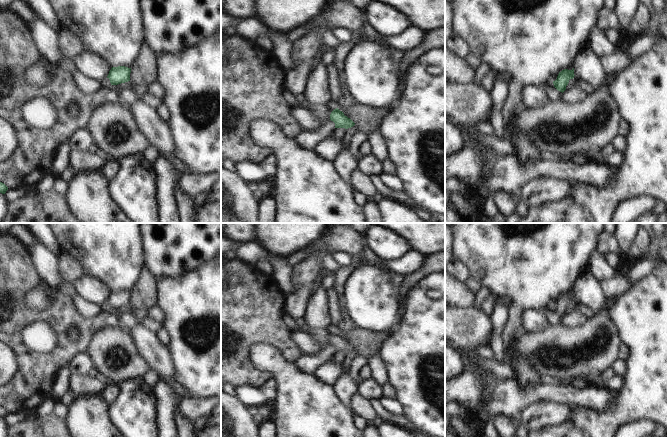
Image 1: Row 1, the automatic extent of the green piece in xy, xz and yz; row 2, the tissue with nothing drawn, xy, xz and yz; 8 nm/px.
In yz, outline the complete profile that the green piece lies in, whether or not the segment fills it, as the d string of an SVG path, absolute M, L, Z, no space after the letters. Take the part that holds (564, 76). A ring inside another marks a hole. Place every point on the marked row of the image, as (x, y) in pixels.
M574 68L572 70L562 70L559 72L557 79L553 81L554 87L563 93L566 90L566 86L568 85L569 80L573 79L574 76Z

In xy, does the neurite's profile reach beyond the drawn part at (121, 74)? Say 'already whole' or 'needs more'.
already whole

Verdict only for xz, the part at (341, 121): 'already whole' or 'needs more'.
already whole

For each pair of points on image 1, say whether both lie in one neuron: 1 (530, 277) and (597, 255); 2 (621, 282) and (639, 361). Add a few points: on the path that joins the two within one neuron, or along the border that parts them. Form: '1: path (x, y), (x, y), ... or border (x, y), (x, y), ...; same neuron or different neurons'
1: border (596, 247), (590, 255), (587, 267); different neurons
2: border (630, 287), (617, 297); different neurons

